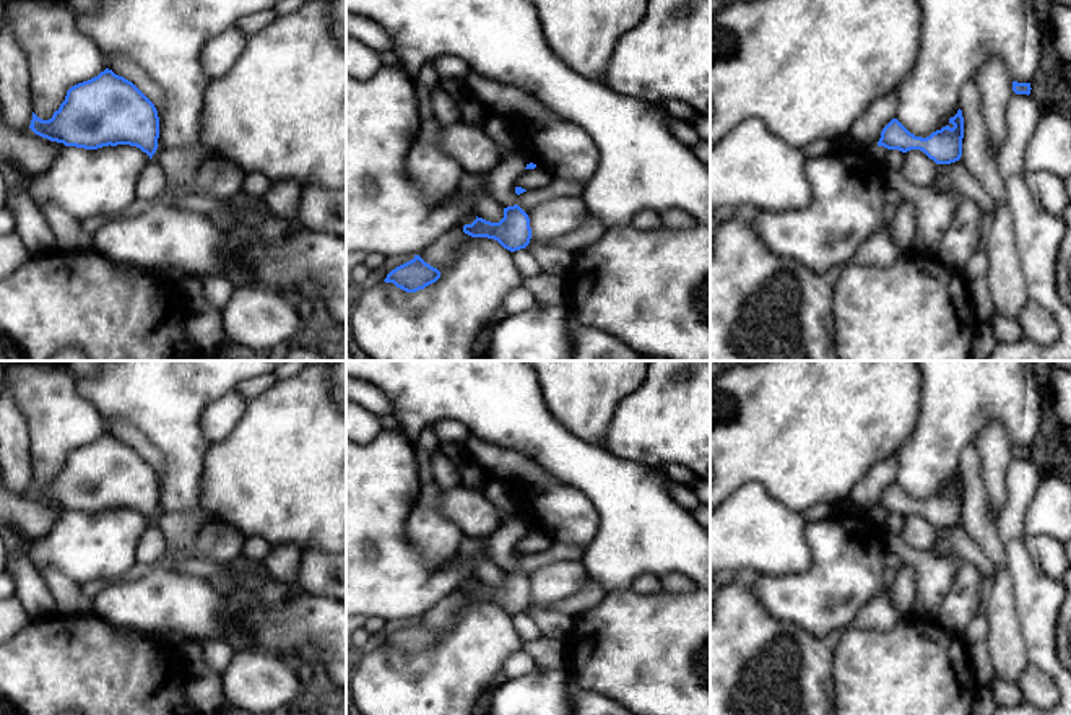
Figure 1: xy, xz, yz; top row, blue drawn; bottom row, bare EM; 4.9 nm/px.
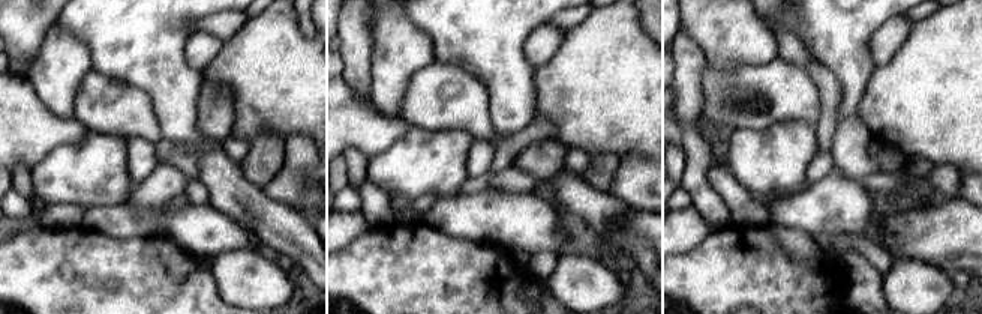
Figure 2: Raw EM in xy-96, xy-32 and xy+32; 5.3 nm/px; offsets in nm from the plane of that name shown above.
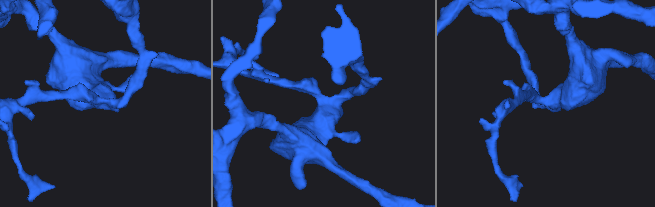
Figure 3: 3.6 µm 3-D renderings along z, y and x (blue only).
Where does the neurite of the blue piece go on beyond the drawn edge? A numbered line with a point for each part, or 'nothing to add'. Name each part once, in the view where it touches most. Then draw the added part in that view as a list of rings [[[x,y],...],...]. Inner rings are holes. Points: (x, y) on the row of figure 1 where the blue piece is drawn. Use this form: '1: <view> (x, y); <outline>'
nothing to add

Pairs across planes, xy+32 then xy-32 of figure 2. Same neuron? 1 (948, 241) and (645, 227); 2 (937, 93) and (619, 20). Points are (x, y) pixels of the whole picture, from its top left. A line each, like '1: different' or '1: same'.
1: same
2: same

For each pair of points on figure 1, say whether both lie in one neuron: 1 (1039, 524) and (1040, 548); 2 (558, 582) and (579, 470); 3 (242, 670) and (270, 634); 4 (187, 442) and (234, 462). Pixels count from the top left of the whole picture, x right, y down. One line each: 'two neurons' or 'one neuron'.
1: two neurons
2: two neurons
3: two neurons
4: two neurons

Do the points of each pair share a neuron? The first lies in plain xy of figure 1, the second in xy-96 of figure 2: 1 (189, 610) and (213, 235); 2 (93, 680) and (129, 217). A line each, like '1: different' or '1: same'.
1: same
2: different

